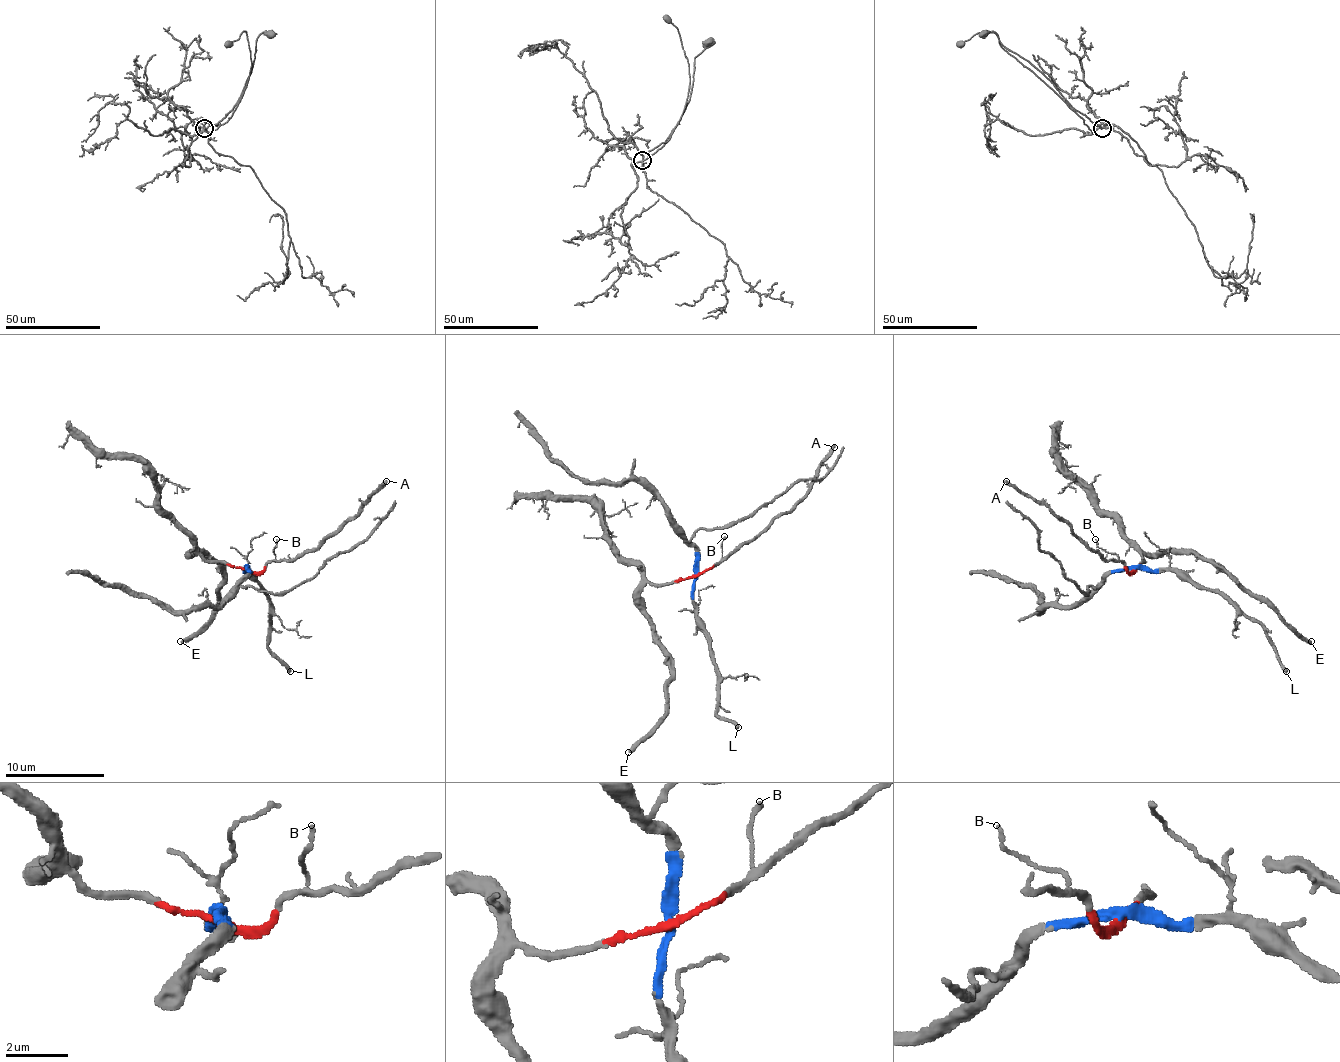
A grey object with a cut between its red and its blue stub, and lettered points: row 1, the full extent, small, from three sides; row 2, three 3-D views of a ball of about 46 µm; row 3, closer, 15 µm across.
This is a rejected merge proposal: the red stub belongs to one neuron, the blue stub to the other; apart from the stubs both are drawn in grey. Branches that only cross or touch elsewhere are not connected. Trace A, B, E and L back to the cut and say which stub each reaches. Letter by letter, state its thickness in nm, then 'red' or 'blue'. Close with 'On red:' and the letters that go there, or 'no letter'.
A: calibre 240 nm; red
B: calibre 110 nm; red
E: calibre 320 nm; red
L: calibre 260 nm; blue
On red: A, B, E

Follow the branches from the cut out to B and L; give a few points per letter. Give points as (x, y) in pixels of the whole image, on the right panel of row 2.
B: (1134, 570), (1129, 572), (1095, 540)
L: (1134, 570), (1179, 570), (1204, 587), (1224, 592), (1264, 629), (1286, 672)

